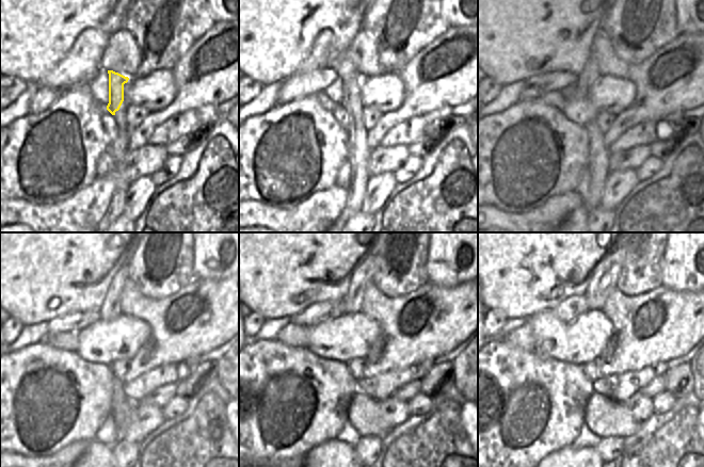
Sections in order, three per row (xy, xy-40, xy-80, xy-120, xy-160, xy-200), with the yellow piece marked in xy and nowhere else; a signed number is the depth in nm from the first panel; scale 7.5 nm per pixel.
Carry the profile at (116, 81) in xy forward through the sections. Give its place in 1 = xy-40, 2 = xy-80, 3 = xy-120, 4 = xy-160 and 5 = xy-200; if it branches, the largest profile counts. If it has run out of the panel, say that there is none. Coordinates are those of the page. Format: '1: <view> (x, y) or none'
1: xy-40 (358, 153)
2: xy-80 (598, 170)
3: xy-120 (110, 309)
4: xy-160 (364, 275)
5: xy-200 (603, 282)

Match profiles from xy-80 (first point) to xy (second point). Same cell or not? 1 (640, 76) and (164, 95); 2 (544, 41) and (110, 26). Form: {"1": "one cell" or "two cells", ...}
{"1": "two cells", "2": "one cell"}

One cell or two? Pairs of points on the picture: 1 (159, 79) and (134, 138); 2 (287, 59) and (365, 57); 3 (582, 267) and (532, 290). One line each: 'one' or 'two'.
1: two
2: two
3: one

